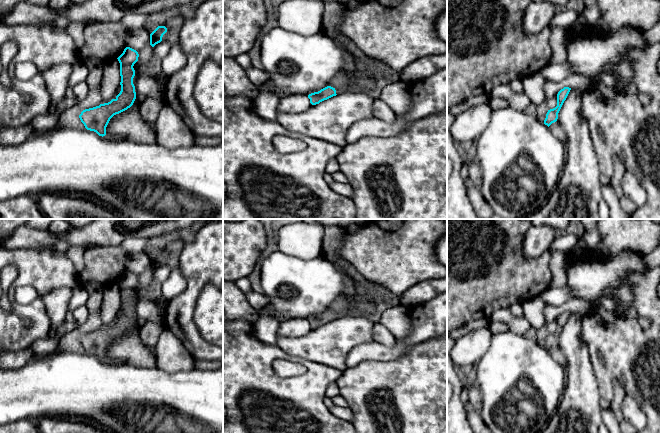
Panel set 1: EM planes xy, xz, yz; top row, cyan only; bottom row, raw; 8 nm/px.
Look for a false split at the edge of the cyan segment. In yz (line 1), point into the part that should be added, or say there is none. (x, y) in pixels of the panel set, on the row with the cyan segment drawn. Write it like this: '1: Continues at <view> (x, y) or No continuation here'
1: No continuation here

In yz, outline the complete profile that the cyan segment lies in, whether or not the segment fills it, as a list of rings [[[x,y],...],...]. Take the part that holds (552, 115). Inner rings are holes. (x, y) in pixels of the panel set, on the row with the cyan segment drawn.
[[[564,87],[561,89],[558,94],[557,94],[557,106],[553,109],[548,110],[546,114],[546,118],[544,120],[544,124],[547,125],[548,127],[557,121],[558,119],[558,113],[566,100],[571,88],[569,87]]]

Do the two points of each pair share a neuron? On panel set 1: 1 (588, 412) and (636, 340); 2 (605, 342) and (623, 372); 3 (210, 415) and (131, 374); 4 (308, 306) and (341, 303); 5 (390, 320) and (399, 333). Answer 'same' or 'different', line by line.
1: different
2: same
3: same
4: different
5: same

